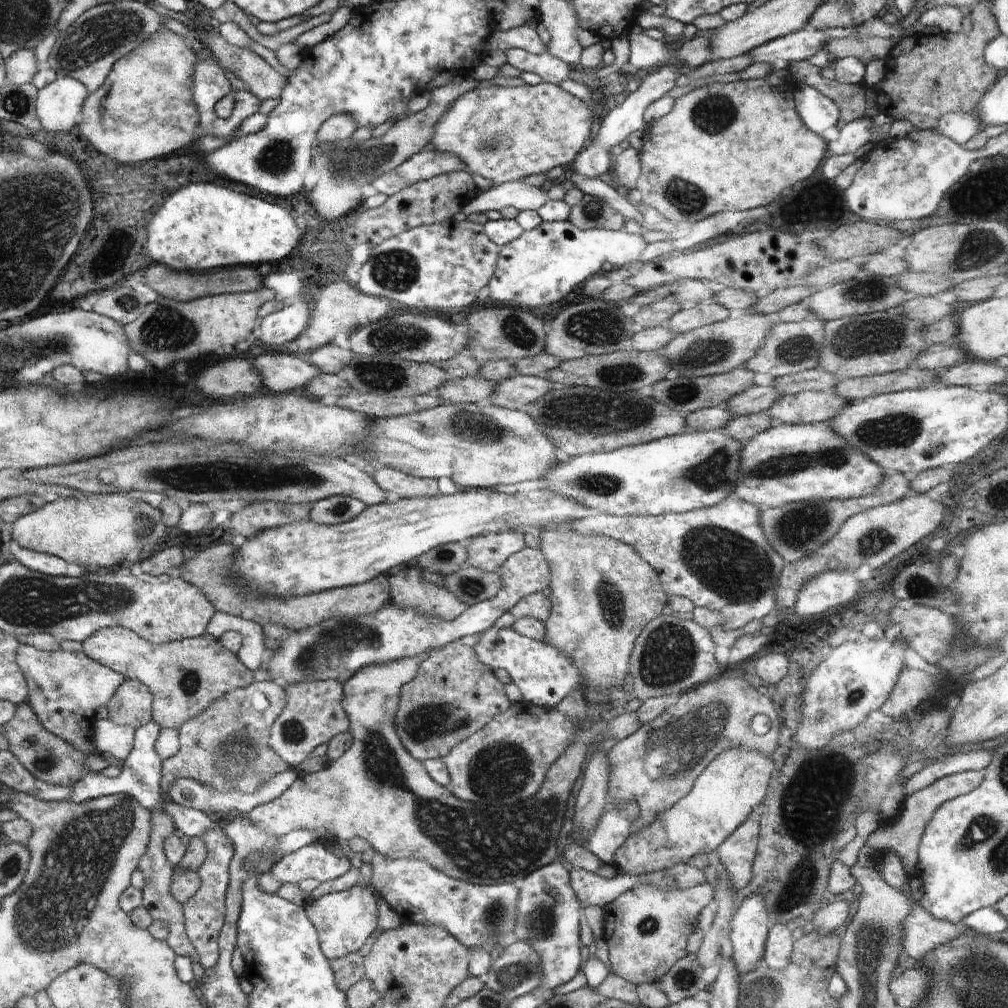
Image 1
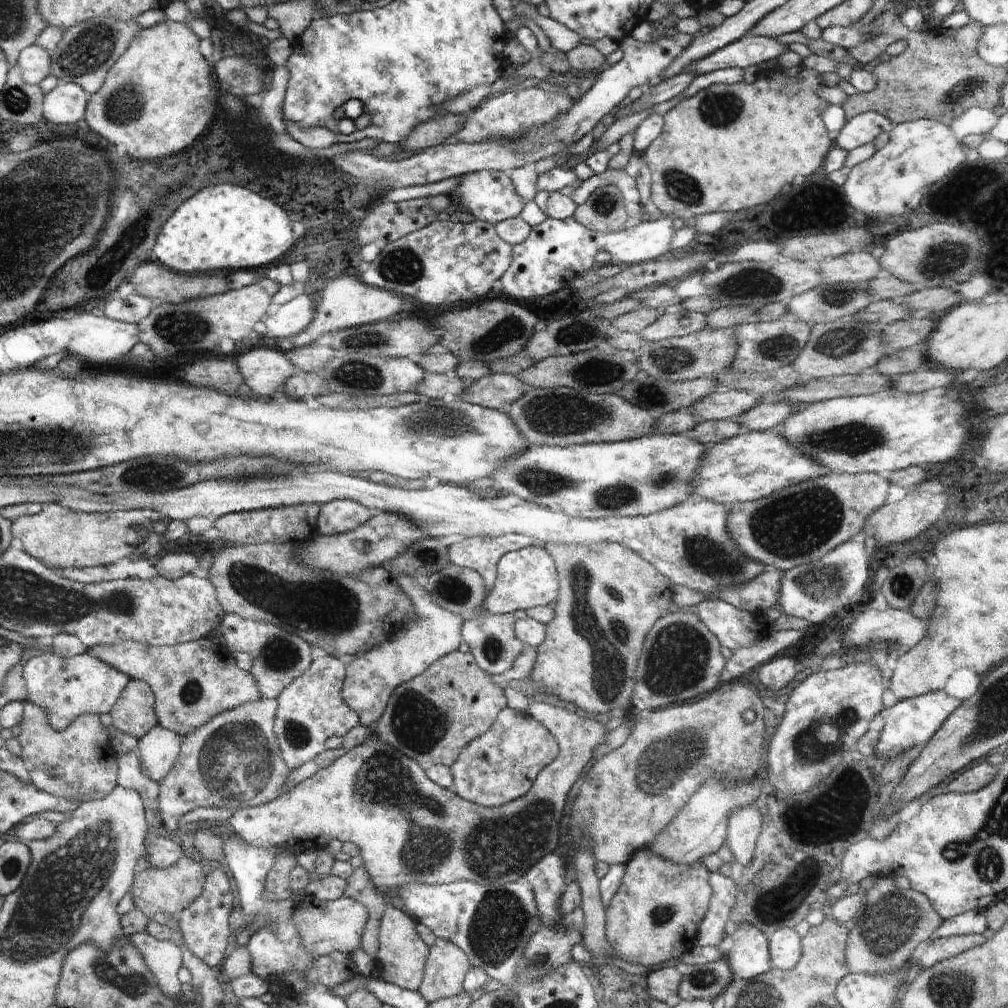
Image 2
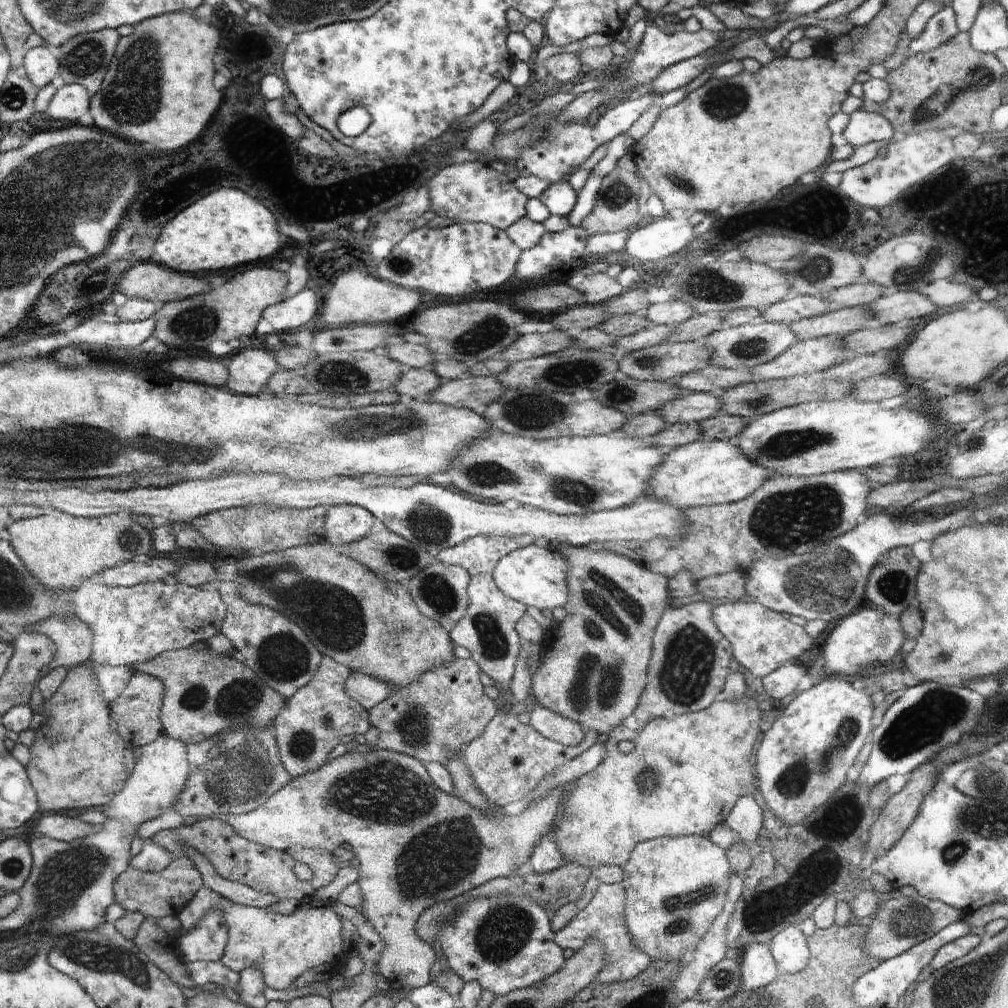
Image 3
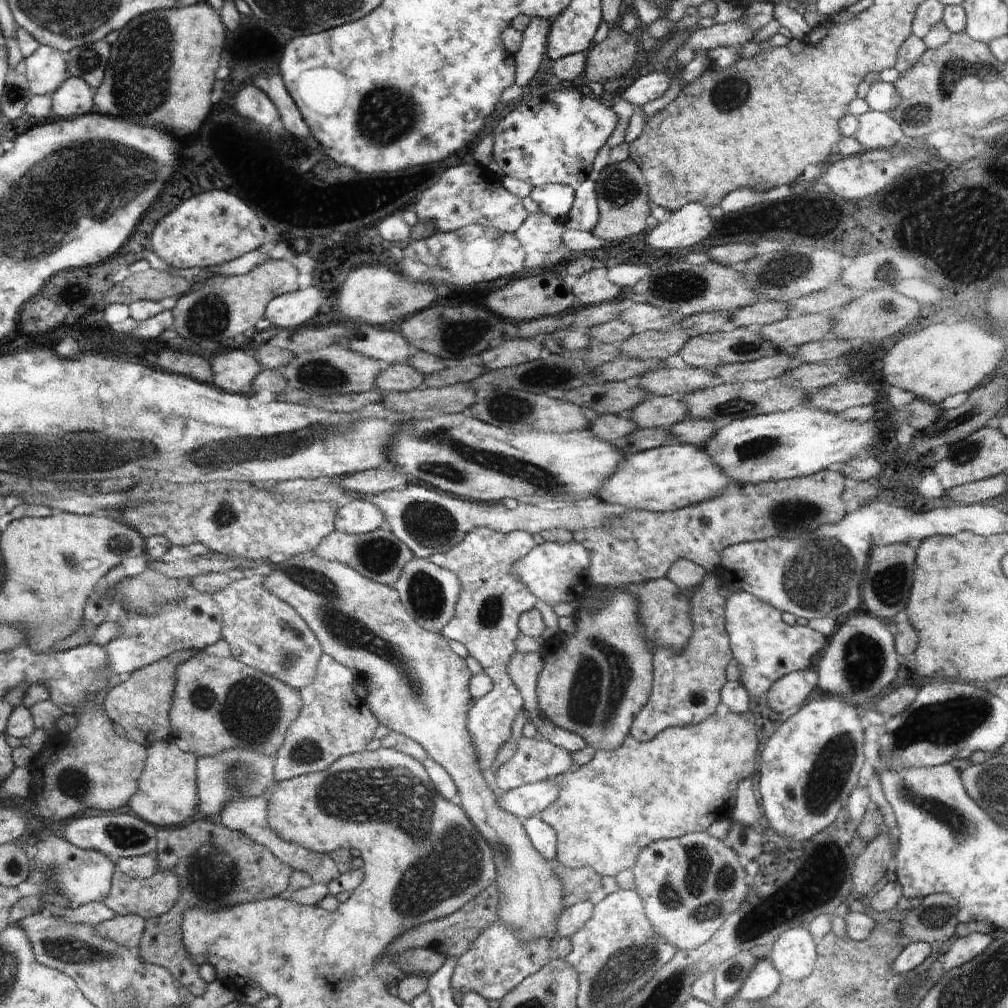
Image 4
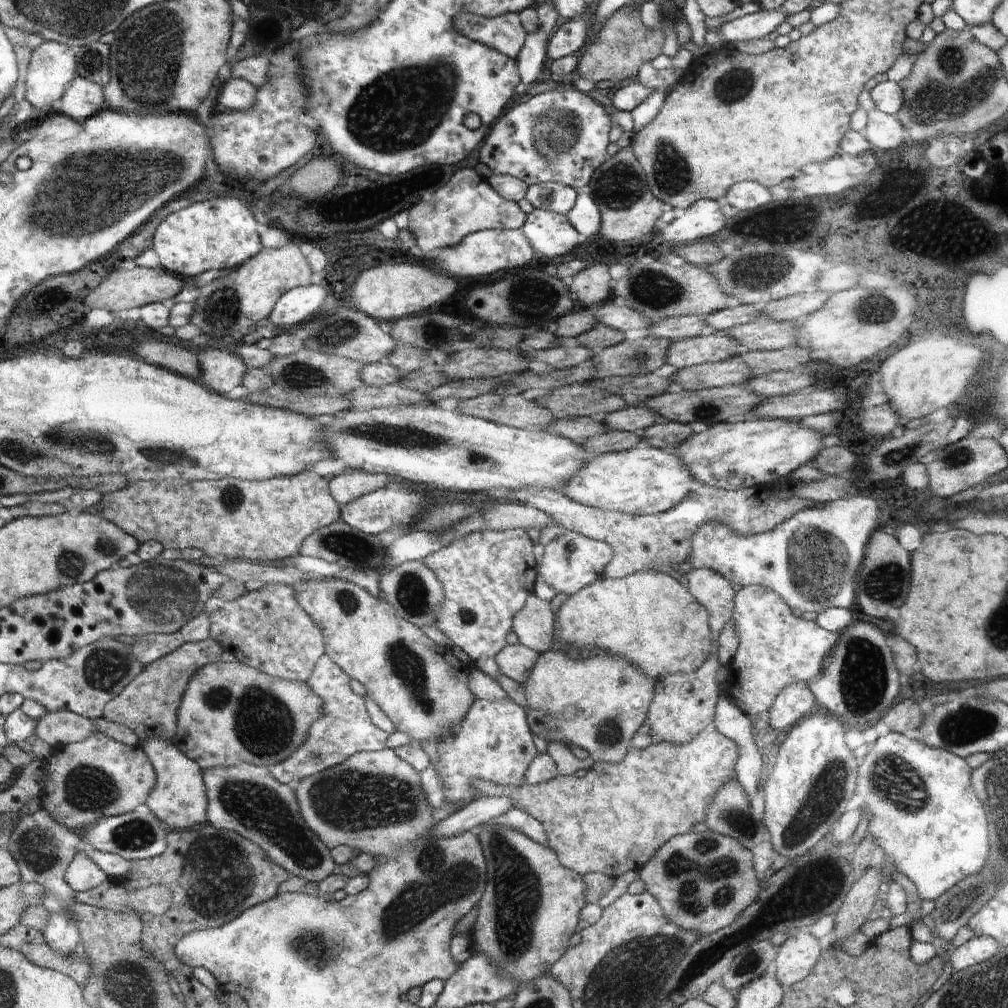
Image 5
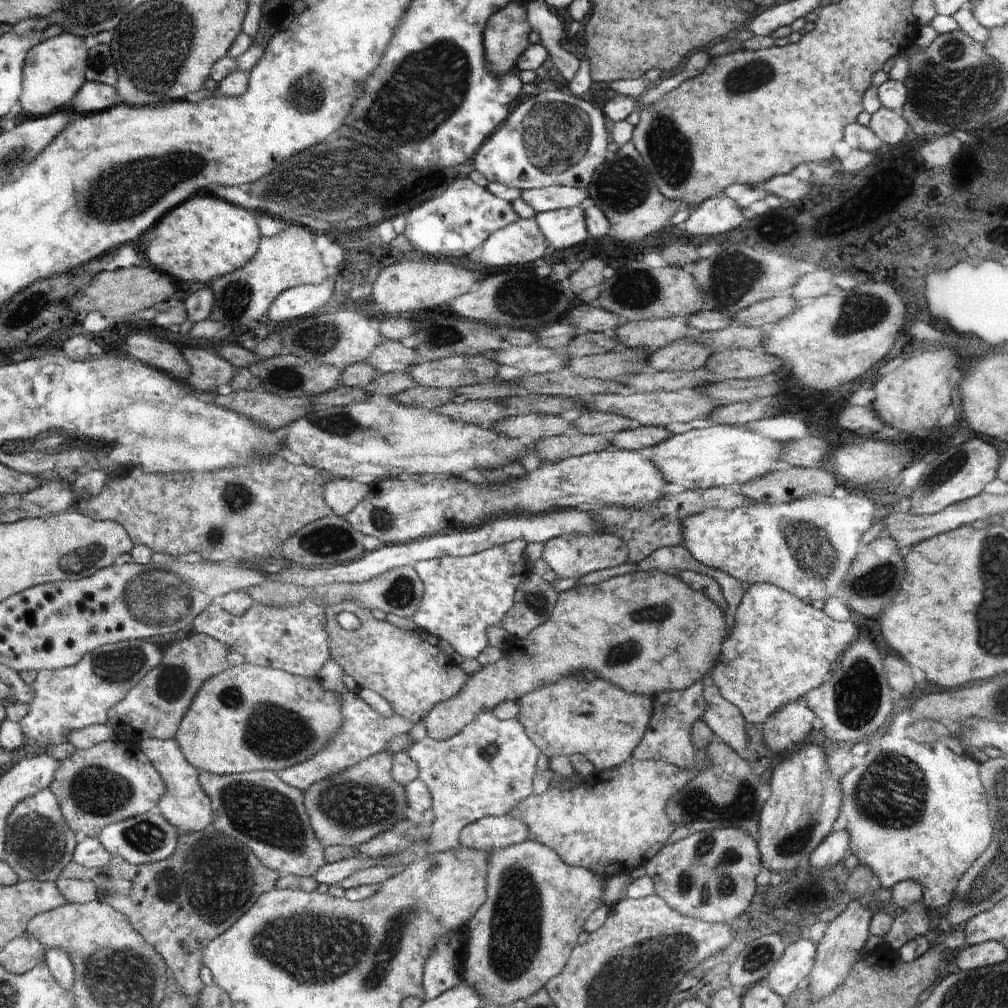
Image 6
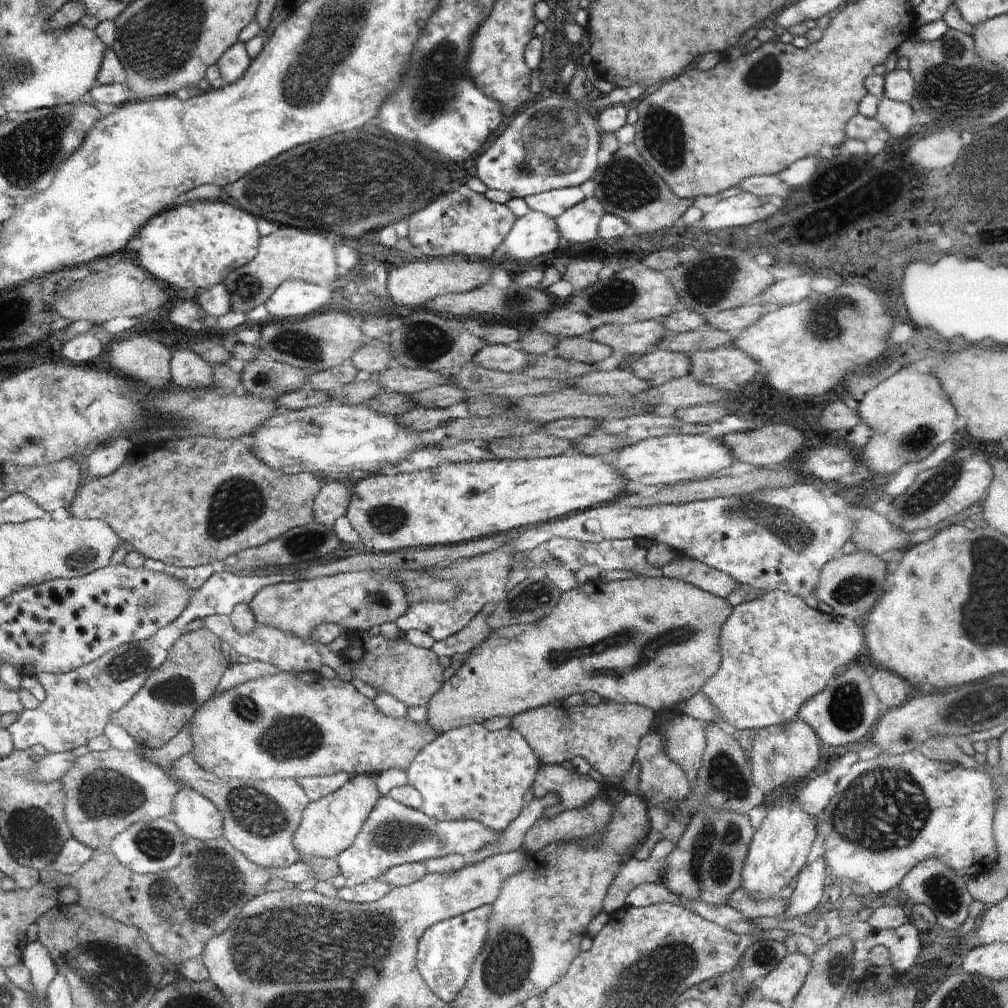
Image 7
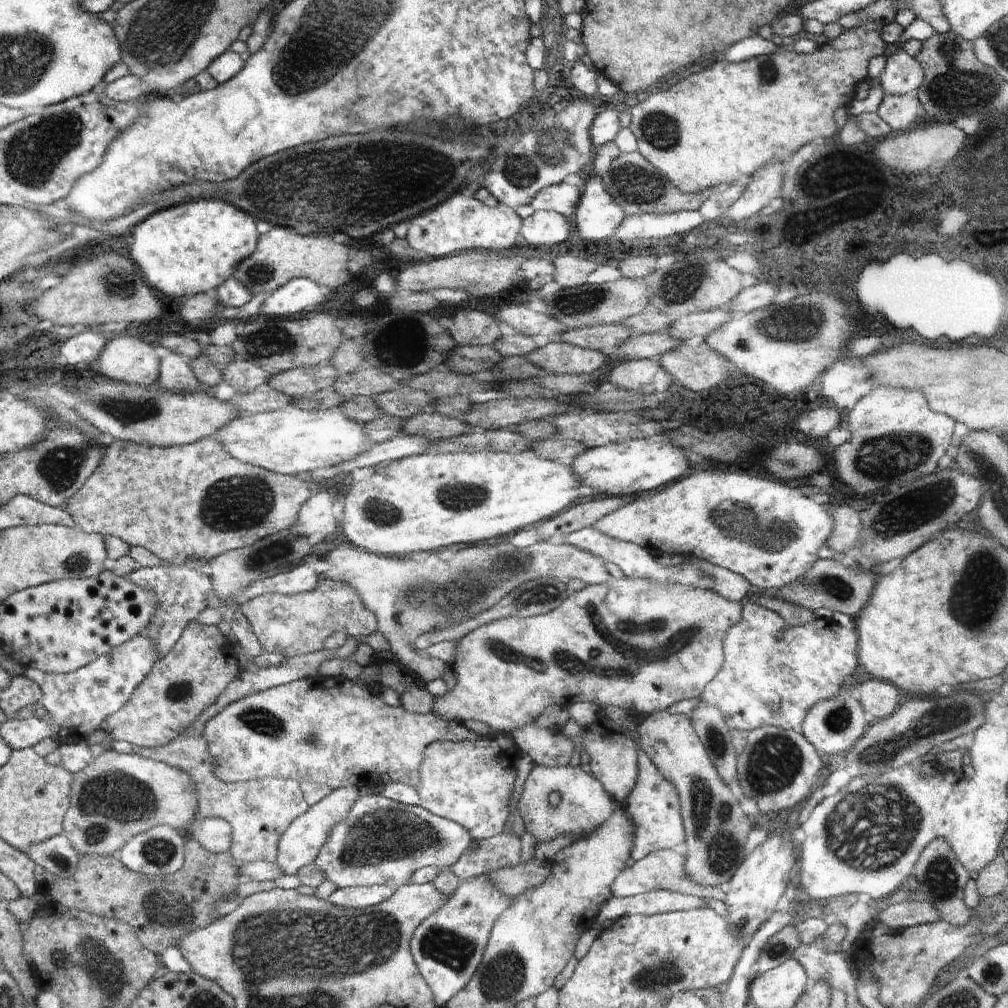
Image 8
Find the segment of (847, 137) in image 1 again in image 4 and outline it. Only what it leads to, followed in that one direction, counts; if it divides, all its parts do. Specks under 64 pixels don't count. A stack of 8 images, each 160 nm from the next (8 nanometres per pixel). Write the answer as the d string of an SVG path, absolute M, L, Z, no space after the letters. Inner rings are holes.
M870 110L857 115L857 119L858 130L853 138L868 150L890 150L905 138L901 126L888 113Z

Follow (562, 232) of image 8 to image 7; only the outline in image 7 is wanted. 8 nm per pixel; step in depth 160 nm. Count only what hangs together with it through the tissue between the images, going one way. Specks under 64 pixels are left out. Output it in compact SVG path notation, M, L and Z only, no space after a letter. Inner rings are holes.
M530 210L526 216L518 218L510 233L506 234L498 254L504 252L518 260L530 260L534 256L556 250L558 242L560 232L556 219Z

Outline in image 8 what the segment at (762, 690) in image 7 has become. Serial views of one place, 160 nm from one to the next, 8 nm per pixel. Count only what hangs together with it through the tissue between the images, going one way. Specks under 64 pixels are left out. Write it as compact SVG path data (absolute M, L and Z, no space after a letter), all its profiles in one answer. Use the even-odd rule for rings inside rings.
M754 602L742 604L742 616L741 622L734 625L726 636L725 662L720 672L709 682L700 698L721 710L726 726L733 733L745 734L760 725L800 732L810 710L822 701L838 696L844 678L857 670L857 632L841 626L832 618L817 618L810 624L787 628L780 614Z

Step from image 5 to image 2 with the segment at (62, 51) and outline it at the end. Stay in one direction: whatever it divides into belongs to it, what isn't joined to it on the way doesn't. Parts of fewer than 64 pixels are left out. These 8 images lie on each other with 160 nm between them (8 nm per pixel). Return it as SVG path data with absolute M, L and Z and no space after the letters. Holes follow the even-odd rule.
M30 45L19 54L16 66L29 85L38 85L52 74L50 52L38 45Z

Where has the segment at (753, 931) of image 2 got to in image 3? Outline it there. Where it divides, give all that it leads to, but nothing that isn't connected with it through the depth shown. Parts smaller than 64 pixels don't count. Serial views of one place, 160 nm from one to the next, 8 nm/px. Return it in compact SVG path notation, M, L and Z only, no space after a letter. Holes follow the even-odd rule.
M754 943L741 953L739 958L741 968L741 986L746 990L758 990L760 986L768 986L776 980L776 959L768 946Z

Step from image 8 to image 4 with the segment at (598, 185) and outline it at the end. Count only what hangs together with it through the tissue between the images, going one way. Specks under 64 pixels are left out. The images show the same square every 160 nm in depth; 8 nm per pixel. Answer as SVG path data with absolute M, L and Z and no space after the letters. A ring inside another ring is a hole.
M538 211L529 214L524 224L514 234L526 250L551 253L563 246L564 227L562 221Z

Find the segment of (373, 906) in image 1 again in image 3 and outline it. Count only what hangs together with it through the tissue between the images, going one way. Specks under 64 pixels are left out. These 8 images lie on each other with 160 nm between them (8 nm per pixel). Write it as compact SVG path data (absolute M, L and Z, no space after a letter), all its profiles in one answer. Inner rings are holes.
M202 886L177 916L181 924L181 934L185 935L196 929L205 918L205 914L214 909L223 911L229 929L229 940L221 963L237 973L248 967L258 967L263 972L264 982L268 988L279 991L292 988L293 982L301 974L342 954L342 921L328 903L316 904L311 898L304 899L292 914L283 915L263 907L234 903L220 893Z

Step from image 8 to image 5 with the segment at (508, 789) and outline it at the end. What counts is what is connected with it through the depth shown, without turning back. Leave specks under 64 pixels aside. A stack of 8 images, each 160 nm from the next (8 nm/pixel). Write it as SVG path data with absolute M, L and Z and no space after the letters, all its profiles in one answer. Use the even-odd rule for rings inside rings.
M509 697L502 700L479 699L473 703L468 716L456 726L456 732L439 742L438 760L432 765L446 788L447 803L464 806L475 800L474 778L492 782L494 785L523 786L524 774L538 754L532 740L525 708Z

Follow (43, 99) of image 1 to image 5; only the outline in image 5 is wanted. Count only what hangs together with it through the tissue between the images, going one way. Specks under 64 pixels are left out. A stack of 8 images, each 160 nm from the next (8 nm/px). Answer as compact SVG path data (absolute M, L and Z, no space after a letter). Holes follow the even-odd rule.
M76 76L70 82L64 96L50 108L51 114L66 115L77 122L83 122L94 117L94 114L109 109L109 104L106 102L105 94L102 94L100 85Z

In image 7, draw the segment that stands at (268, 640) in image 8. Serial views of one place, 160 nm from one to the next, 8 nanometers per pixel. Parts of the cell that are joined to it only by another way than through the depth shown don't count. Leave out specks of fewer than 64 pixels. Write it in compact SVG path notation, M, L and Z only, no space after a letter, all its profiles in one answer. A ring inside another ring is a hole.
M384 573L334 574L307 581L280 582L269 585L249 603L257 624L268 624L282 632L300 636L304 642L314 642L312 632L322 624L338 624L344 632L370 631L373 626L396 623L410 608L408 592L398 578Z

